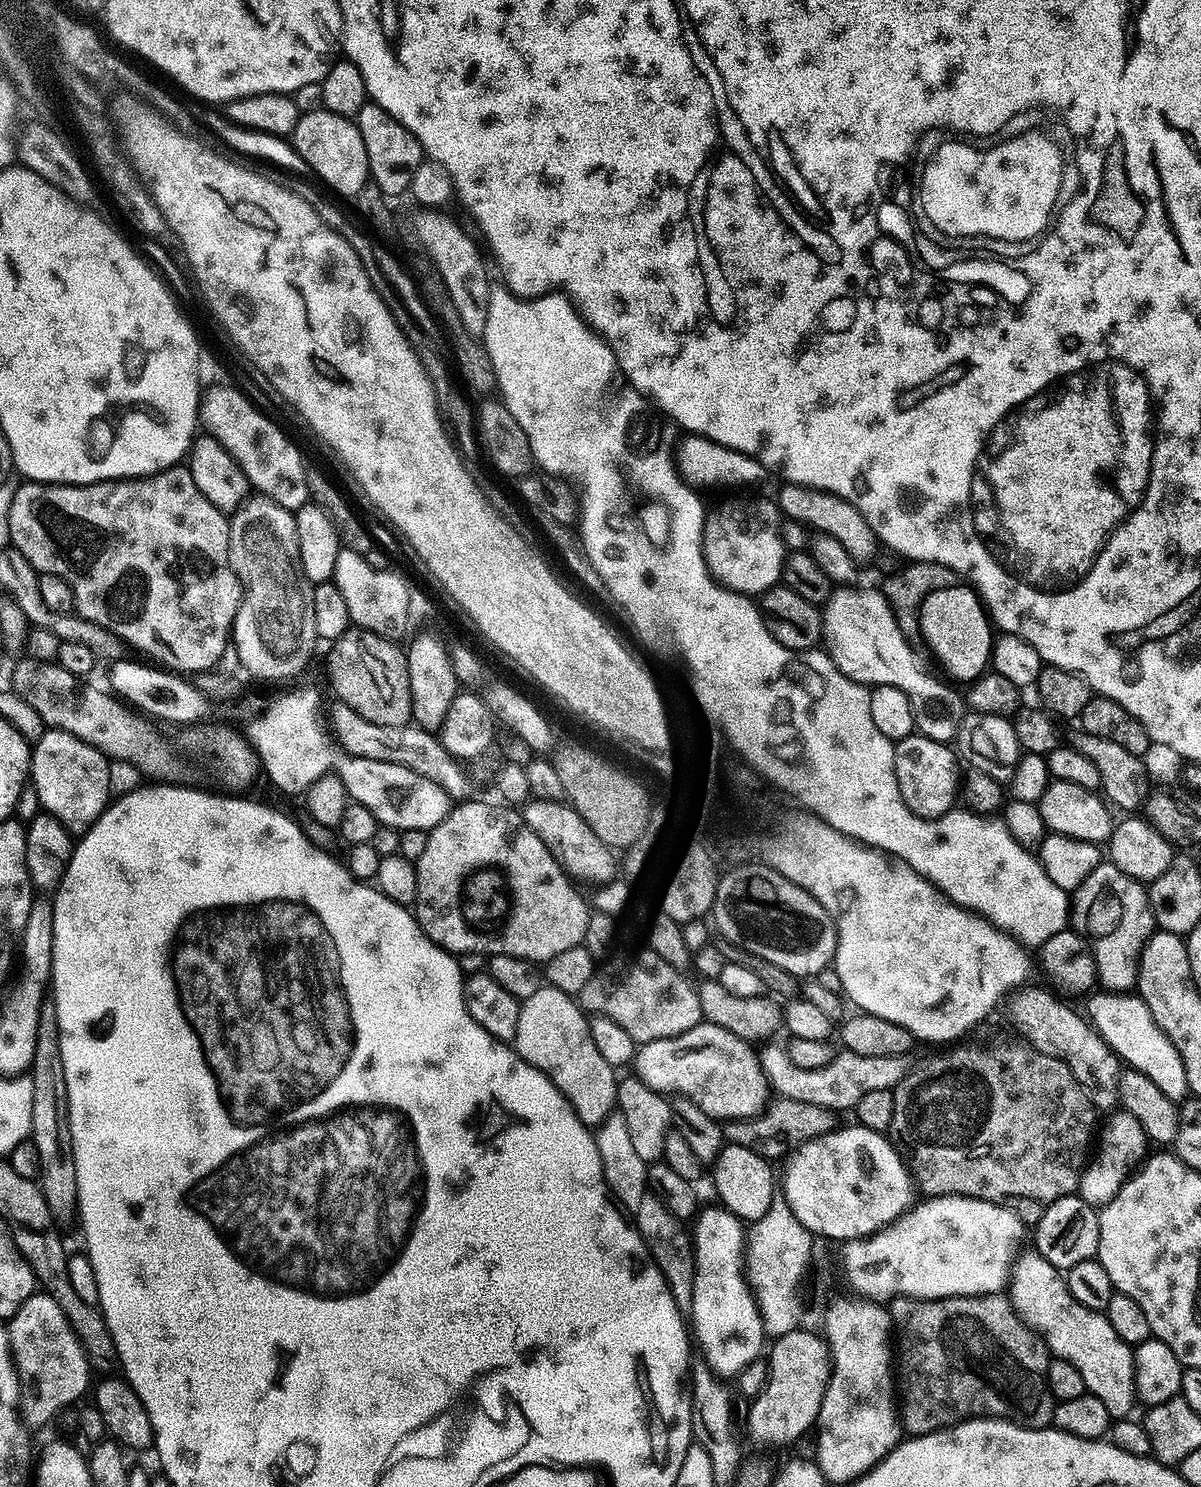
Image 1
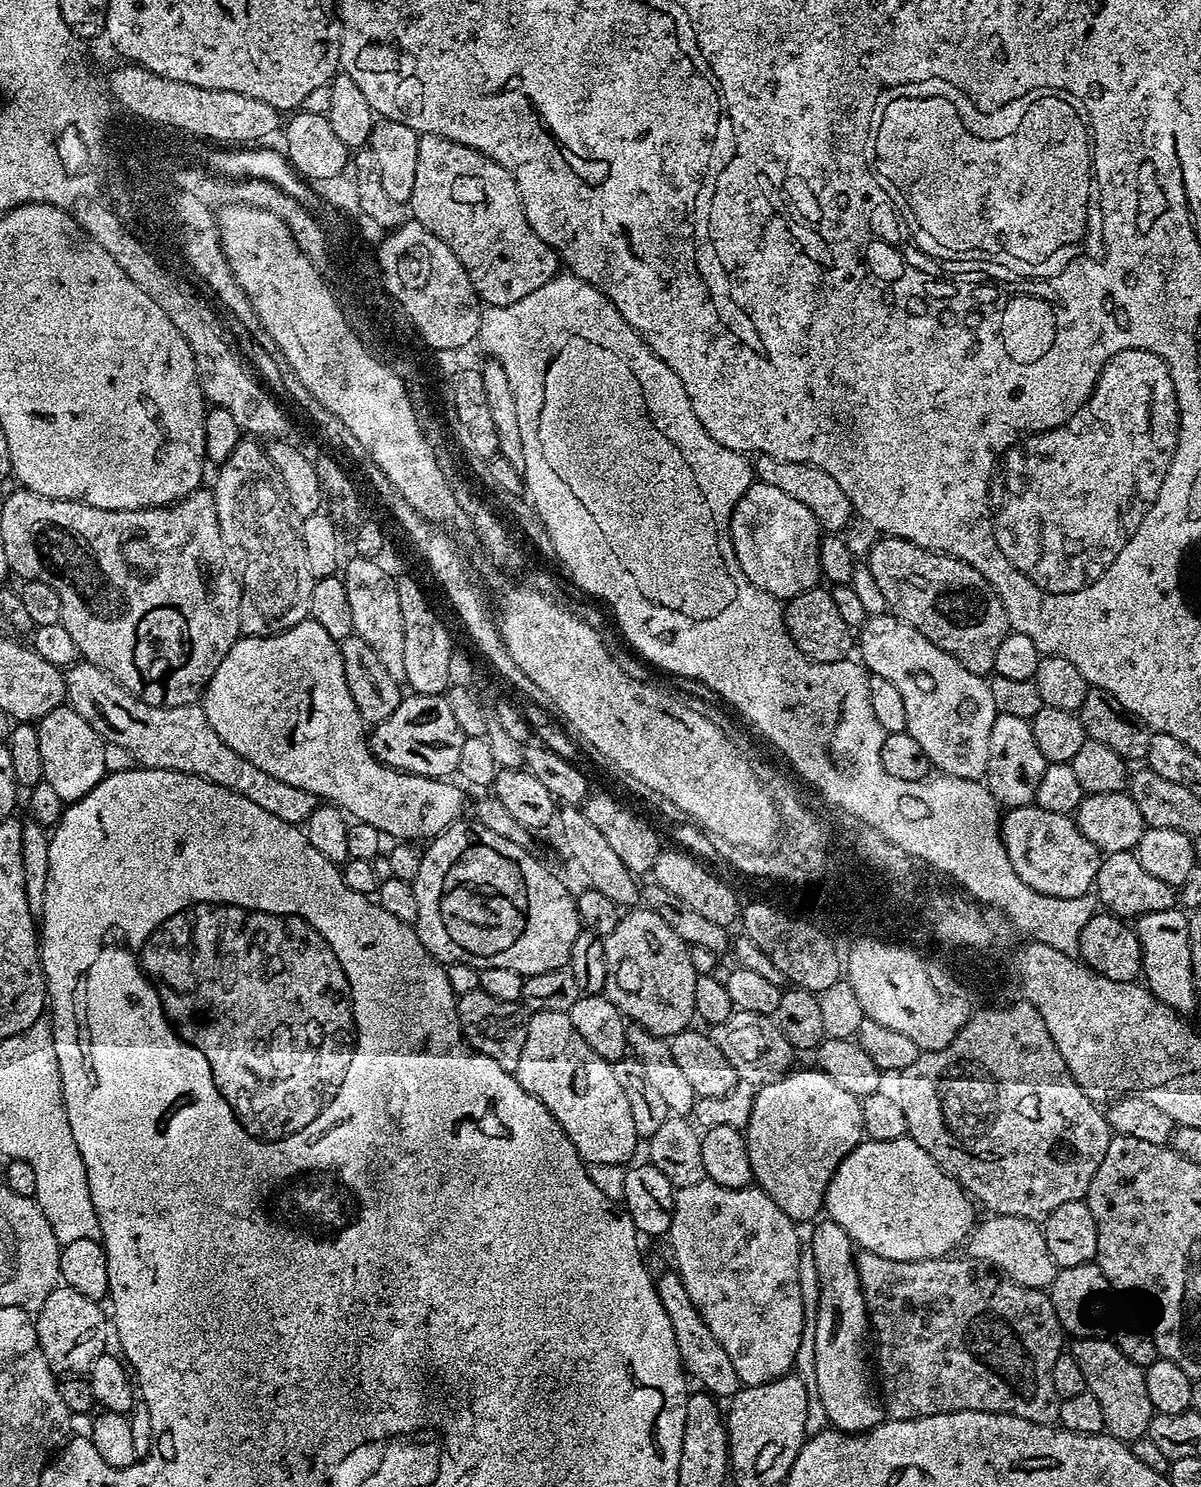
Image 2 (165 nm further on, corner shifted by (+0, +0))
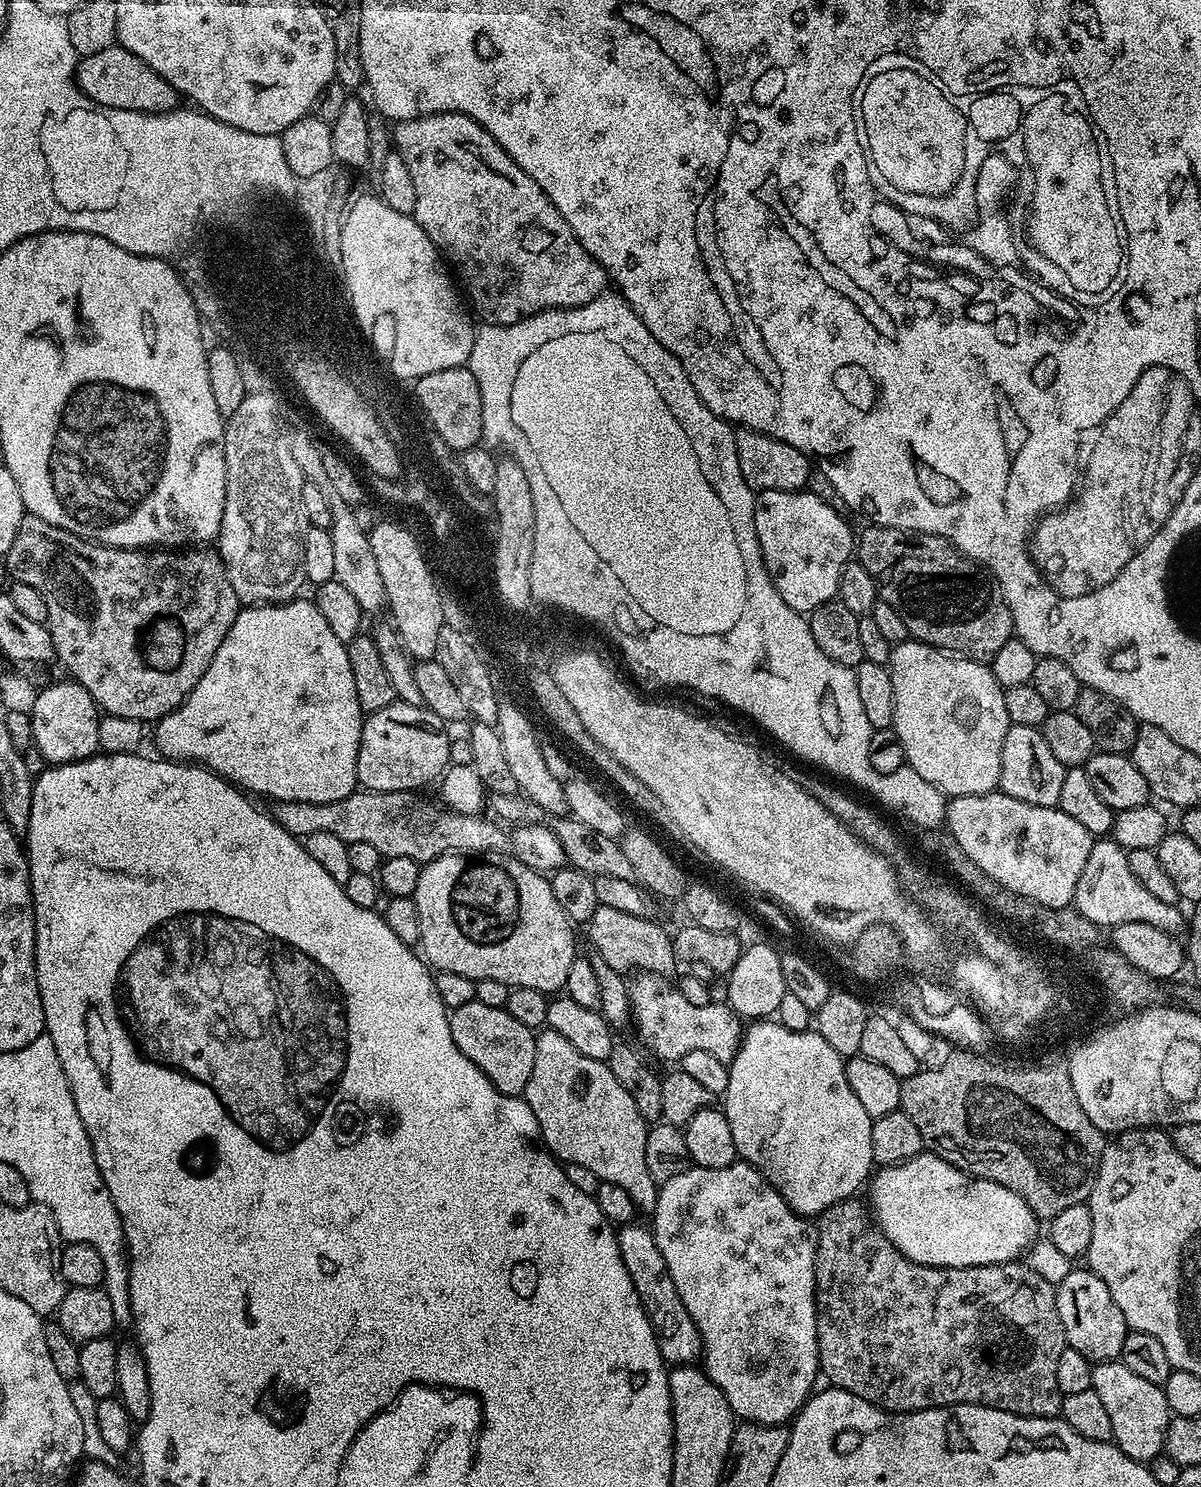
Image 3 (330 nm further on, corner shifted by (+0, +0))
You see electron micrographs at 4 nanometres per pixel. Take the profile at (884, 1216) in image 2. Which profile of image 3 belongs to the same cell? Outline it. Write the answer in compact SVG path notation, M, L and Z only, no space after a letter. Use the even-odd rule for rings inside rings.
M931 1151L879 1170L868 1188L875 1227L914 1262L935 1268L1006 1264L1037 1239L1038 1218L1018 1194L998 1186L998 1182L969 1176Z

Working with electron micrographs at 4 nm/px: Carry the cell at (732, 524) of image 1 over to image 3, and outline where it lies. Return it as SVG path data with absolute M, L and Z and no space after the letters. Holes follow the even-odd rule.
M766 490L755 497L753 516L750 519L751 531L756 531L756 544L760 547L760 556L764 559L764 568L768 571L767 579L776 592L795 612L809 614L814 608L820 607L828 599L836 596L840 572L844 565L854 556L854 532L852 528L836 513L833 505L822 502L812 492L801 490Z

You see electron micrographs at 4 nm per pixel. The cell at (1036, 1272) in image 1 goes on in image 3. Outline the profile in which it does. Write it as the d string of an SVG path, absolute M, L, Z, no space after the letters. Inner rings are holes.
M1117 1358L1093 1363L1091 1387L1104 1403L1106 1414L1110 1418L1112 1440L1122 1450L1122 1454L1126 1454L1131 1460L1150 1462L1163 1453L1166 1430L1173 1415L1168 1410L1166 1394L1161 1385L1146 1382L1146 1378L1134 1374L1130 1366Z

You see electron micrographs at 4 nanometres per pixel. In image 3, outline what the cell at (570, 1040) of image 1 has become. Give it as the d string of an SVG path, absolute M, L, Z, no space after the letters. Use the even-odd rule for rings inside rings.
M551 1030L541 1031L536 1037L534 1070L530 1070L530 1082L526 1082L522 1099L532 1111L543 1147L557 1160L565 1165L586 1166L586 1170L596 1175L597 1181L612 1183L614 1187L624 1190L641 1213L655 1212L658 1185L651 1180L650 1173L646 1170L645 1155L646 1138L650 1128L641 1118L638 1106L634 1106L634 1098L626 1094L626 1086L622 1086L622 1082L614 1078L605 1061L582 1054L574 1046L570 1046L570 1042L562 1038L562 1034Z

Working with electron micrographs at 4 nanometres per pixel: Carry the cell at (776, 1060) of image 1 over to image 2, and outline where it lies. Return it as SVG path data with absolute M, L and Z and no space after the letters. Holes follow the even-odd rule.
M733 1011L721 1024L713 1024L710 1038L718 1050L734 1066L737 1077L757 1086L774 1082L779 1076L787 1076L793 1071L792 1055L794 1049L782 1034L772 1016L763 1016L757 1012Z

